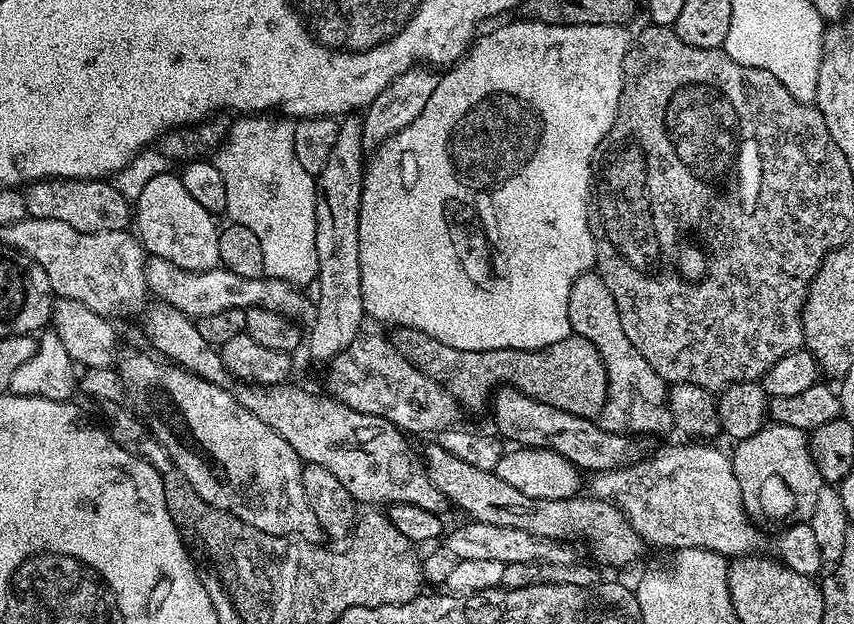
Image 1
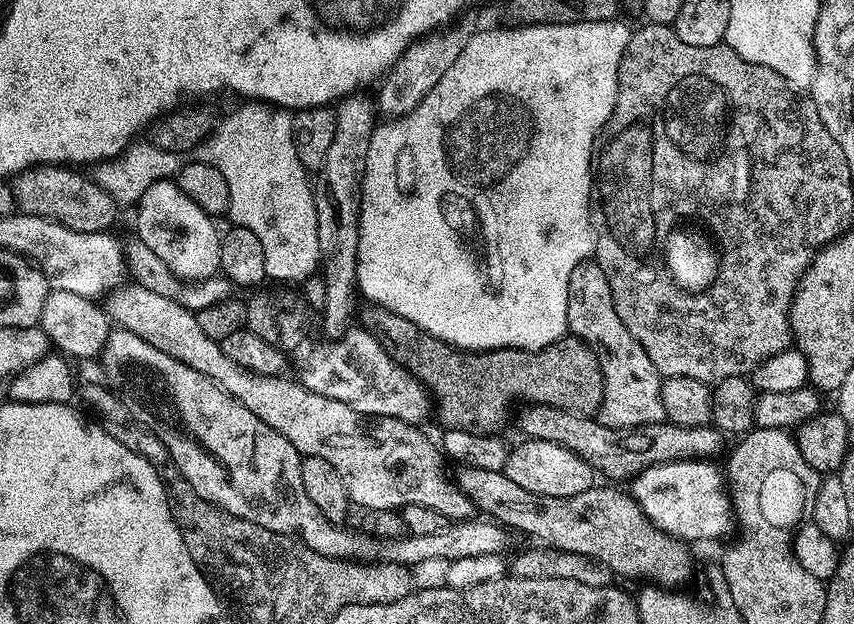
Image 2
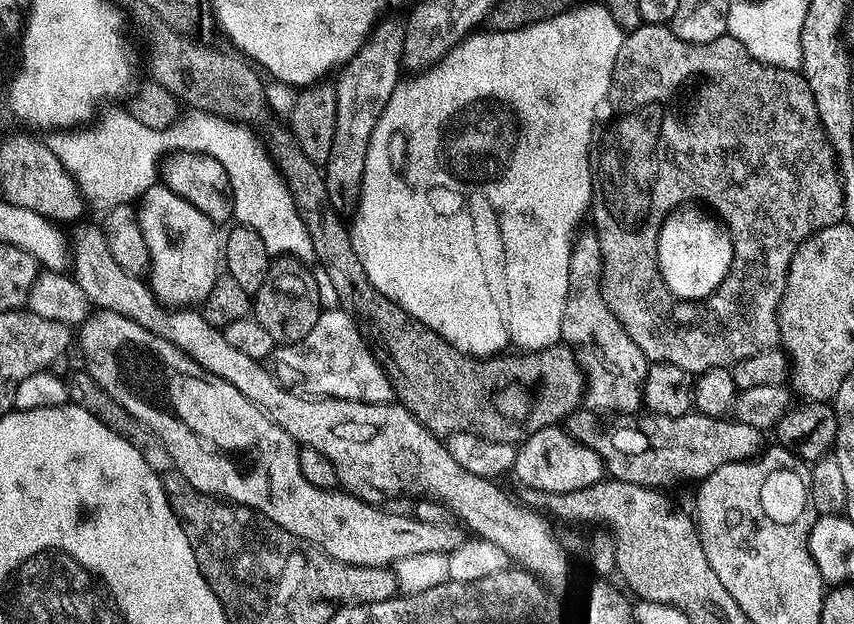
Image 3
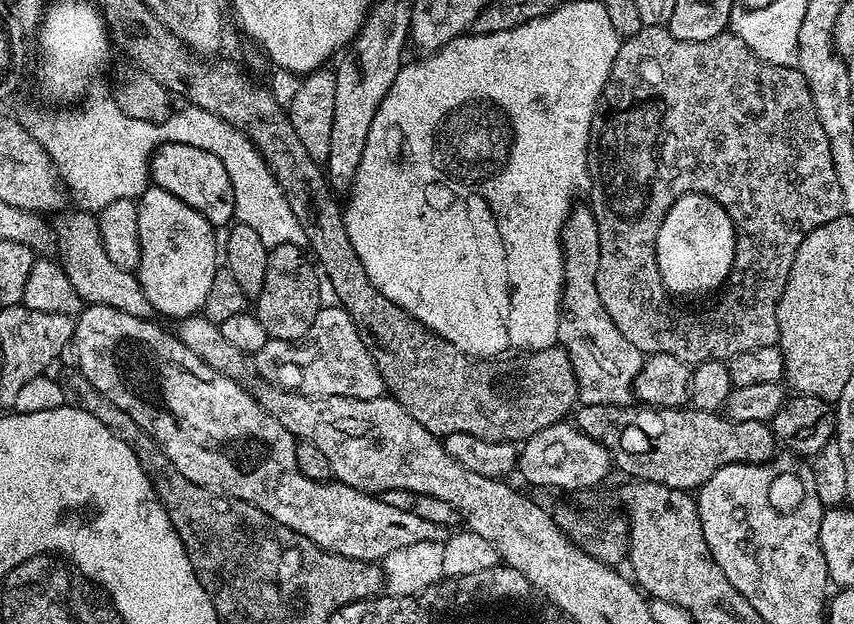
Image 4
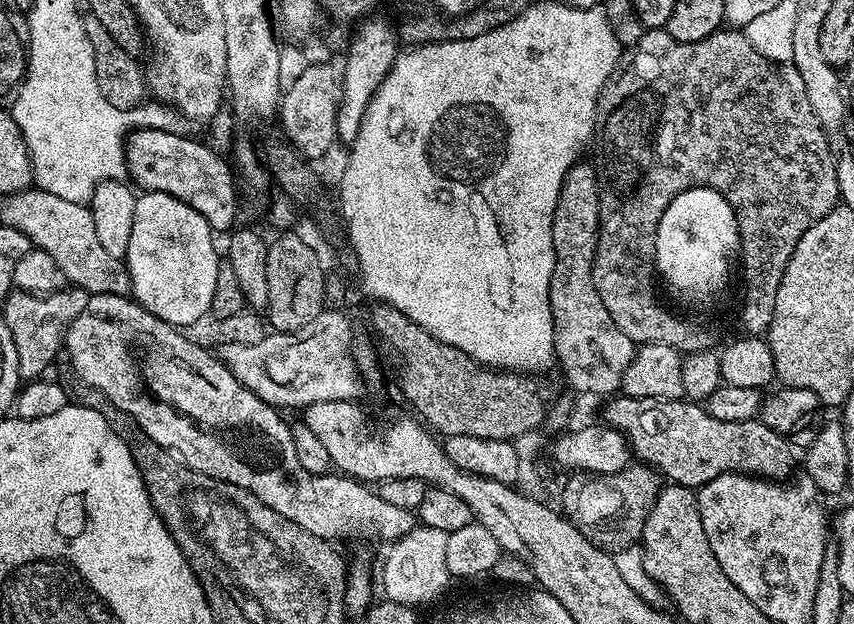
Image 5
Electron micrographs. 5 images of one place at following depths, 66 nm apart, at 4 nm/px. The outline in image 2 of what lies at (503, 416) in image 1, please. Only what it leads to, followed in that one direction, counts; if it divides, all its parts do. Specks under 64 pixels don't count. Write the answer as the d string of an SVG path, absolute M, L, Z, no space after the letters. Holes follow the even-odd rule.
M533 404L525 407L520 416L520 428L530 440L545 440L558 446L566 446L592 465L597 473L609 476L609 481L627 481L635 478L647 468L656 464L668 464L672 460L707 460L711 461L720 451L723 453L725 433L715 426L702 424L693 428L683 428L671 422L644 424L641 428L625 431L611 428L600 423L599 419L578 412L564 412L561 408Z

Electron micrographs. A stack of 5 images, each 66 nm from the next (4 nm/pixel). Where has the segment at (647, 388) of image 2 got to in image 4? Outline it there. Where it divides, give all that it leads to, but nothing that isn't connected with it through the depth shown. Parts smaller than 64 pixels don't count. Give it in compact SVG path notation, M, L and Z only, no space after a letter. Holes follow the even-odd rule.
M573 207L566 218L560 235L560 245L564 255L564 285L560 295L560 321L556 339L559 347L566 350L570 366L574 366L576 381L580 387L578 397L581 405L618 406L631 405L634 400L634 385L646 359L638 346L630 346L630 341L622 335L622 330L614 326L614 318L606 314L602 298L598 298L598 222L591 207Z

